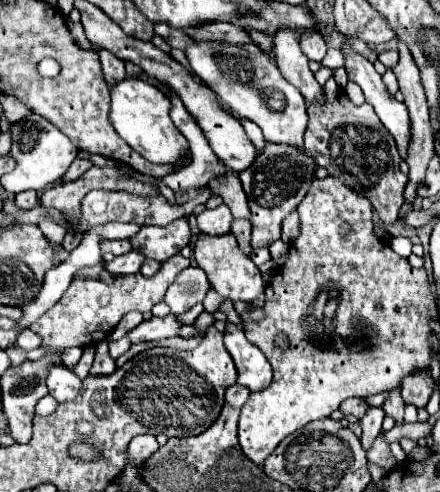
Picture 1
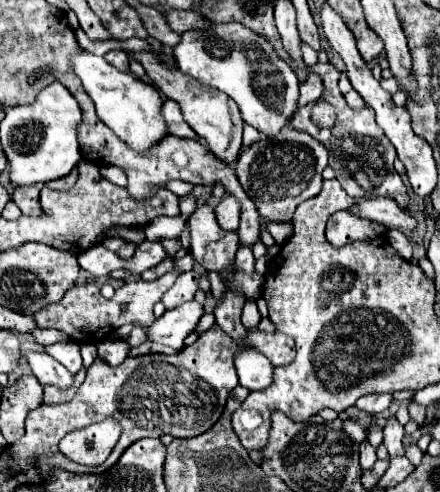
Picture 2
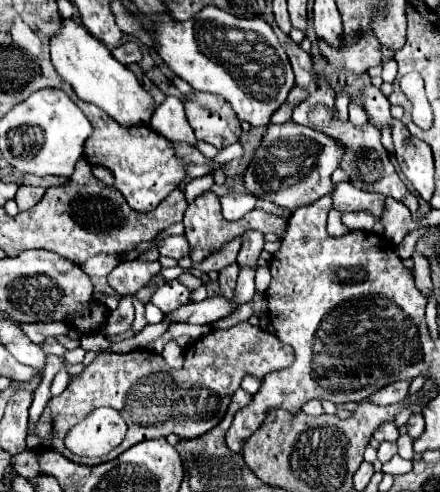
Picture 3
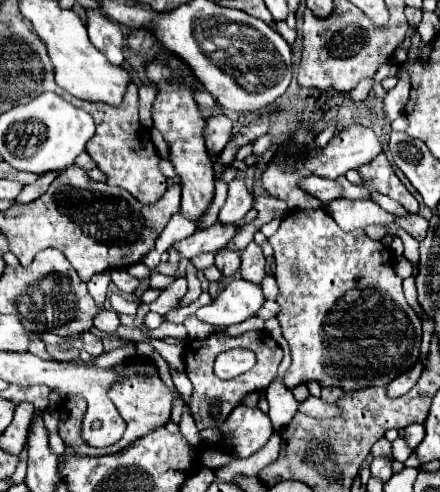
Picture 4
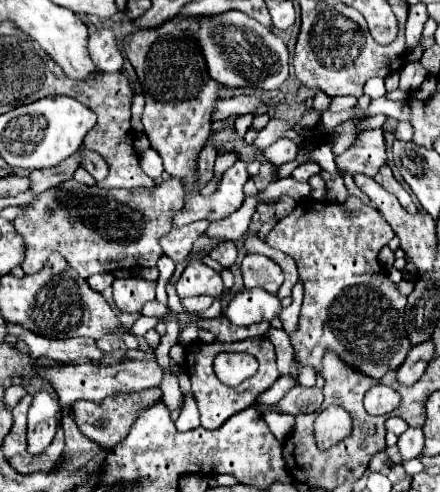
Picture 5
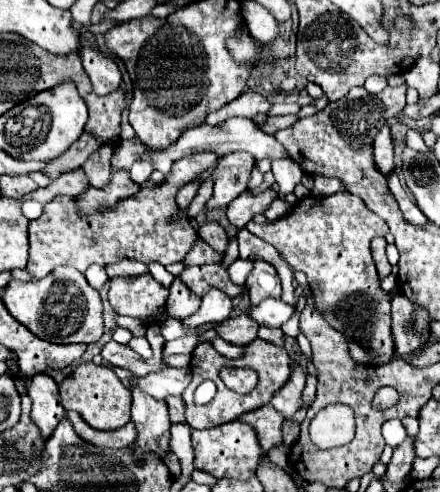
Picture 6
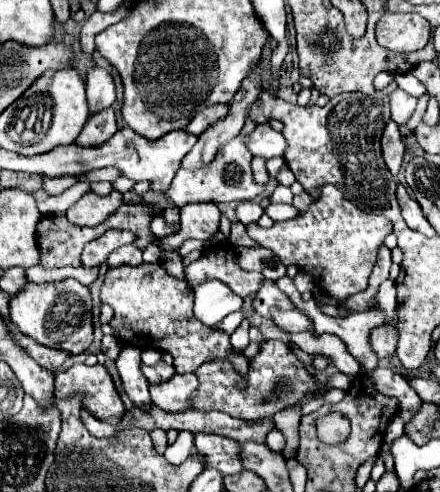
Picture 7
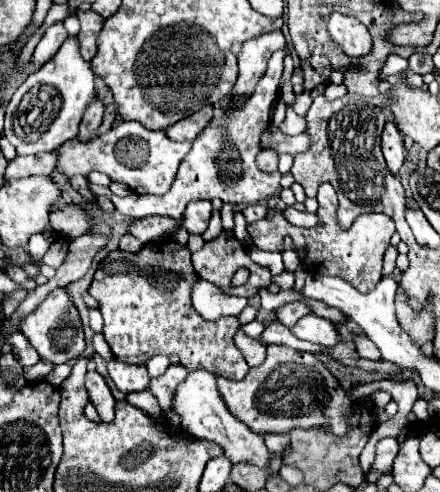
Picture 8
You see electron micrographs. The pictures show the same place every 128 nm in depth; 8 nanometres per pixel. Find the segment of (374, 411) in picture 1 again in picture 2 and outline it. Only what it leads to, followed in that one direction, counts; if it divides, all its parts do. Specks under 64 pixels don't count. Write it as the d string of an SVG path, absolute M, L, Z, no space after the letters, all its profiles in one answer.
M366 438L360 444L360 466L362 466L362 470L368 470L374 466L374 462L376 462L376 448Z

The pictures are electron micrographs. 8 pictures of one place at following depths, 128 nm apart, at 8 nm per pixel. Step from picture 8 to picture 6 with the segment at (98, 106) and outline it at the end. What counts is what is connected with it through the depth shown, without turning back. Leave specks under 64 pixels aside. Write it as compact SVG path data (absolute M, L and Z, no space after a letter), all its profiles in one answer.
M82 48L80 56L82 56L84 70L88 72L92 86L98 94L104 96L120 86L120 68L114 58L110 58L108 54L96 48Z

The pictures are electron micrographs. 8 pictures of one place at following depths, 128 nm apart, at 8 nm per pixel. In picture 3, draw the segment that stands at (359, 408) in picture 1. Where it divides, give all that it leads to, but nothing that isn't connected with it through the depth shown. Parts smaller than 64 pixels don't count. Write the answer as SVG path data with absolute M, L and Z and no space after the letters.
M396 382L396 384L388 384L384 388L380 388L378 392L374 392L368 400L372 400L378 406L388 406L388 404L398 404L406 394L408 394L408 386L410 382Z

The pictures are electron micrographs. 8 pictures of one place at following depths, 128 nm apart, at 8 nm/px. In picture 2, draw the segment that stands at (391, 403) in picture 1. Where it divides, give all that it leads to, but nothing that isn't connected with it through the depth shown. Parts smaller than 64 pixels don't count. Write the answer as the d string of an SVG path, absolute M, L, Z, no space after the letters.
M390 416L390 420L384 426L384 444L388 448L390 458L394 456L404 456L404 446L402 446L402 436L404 436L404 426L396 420L396 416Z

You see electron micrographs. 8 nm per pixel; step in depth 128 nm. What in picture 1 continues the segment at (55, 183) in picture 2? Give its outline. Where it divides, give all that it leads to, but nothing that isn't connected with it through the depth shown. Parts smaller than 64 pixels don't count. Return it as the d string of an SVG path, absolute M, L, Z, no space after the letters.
M76 158L74 162L72 162L72 168L68 168L68 172L64 174L64 180L68 182L68 180L76 180L76 178L80 178L88 168L92 168L94 164L90 162L90 160L80 160L80 158Z

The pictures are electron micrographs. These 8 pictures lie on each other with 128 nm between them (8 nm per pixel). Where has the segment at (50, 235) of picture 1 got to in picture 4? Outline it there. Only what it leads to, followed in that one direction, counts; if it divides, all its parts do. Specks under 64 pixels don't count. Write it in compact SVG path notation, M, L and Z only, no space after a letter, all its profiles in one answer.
M46 172L46 174L42 174L34 184L28 184L28 186L24 186L22 188L22 192L20 192L20 196L16 198L16 202L18 204L28 204L28 202L32 202L32 200L36 200L36 198L40 198L46 190L48 190L48 186L52 184L52 180L54 180L54 176L58 176L56 172Z

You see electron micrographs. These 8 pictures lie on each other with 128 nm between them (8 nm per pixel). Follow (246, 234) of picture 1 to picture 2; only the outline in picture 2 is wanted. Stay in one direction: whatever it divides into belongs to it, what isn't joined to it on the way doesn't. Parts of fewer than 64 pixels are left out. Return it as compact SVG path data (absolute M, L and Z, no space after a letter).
M240 244L238 254L236 254L236 266L242 272L252 274L254 272L254 256L252 256L252 248L244 248L244 244Z

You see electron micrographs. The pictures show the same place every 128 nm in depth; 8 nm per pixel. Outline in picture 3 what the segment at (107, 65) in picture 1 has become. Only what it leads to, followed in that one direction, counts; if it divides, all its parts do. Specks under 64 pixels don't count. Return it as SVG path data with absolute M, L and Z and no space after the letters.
M126 42L126 44L116 46L116 48L112 50L112 56L114 56L120 64L128 66L128 64L134 64L134 62L138 62L138 60L142 58L142 50L140 50L140 46L134 44L134 42Z

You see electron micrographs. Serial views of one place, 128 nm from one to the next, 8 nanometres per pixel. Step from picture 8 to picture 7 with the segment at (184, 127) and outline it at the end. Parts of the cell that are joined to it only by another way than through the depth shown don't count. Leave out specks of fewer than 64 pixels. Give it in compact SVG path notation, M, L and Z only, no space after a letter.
M216 104L210 108L204 108L190 124L188 124L188 132L194 136L200 136L200 132L204 132L208 126L212 126L216 120L222 120L224 116L228 116L228 104Z

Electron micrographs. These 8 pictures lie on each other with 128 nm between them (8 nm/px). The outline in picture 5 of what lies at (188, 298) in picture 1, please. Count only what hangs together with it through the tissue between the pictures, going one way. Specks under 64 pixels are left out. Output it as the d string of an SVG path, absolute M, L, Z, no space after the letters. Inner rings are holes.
M192 262L190 266L186 266L180 280L176 282L176 294L180 300L190 296L200 296L200 294L208 294L216 298L220 296L222 290L224 290L224 284L220 274L204 266L202 262ZM150 300L150 302L144 304L144 308L142 308L142 314L144 314L144 316L152 316L152 318L162 318L162 316L168 314L168 312L170 312L168 306L164 306L164 304L156 302L156 300Z

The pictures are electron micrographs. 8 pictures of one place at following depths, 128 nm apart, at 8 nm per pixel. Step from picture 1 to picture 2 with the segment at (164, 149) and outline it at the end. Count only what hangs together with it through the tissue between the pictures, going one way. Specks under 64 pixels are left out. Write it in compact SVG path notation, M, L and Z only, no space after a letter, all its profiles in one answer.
M90 52L72 56L72 68L76 76L82 80L84 90L94 100L98 118L132 150L144 154L152 150L156 144L160 144L160 140L164 140L164 136L168 134L168 126L162 118L164 100L156 86L138 80L130 72L118 72L102 56L94 56Z

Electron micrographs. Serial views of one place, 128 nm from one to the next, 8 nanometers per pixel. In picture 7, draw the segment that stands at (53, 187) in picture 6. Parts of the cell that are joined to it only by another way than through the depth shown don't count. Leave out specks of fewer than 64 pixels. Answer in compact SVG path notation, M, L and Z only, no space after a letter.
M100 168L100 170L86 172L84 176L78 176L80 182L98 182L98 180L114 182L116 178L120 178L120 172L116 172L116 168Z

